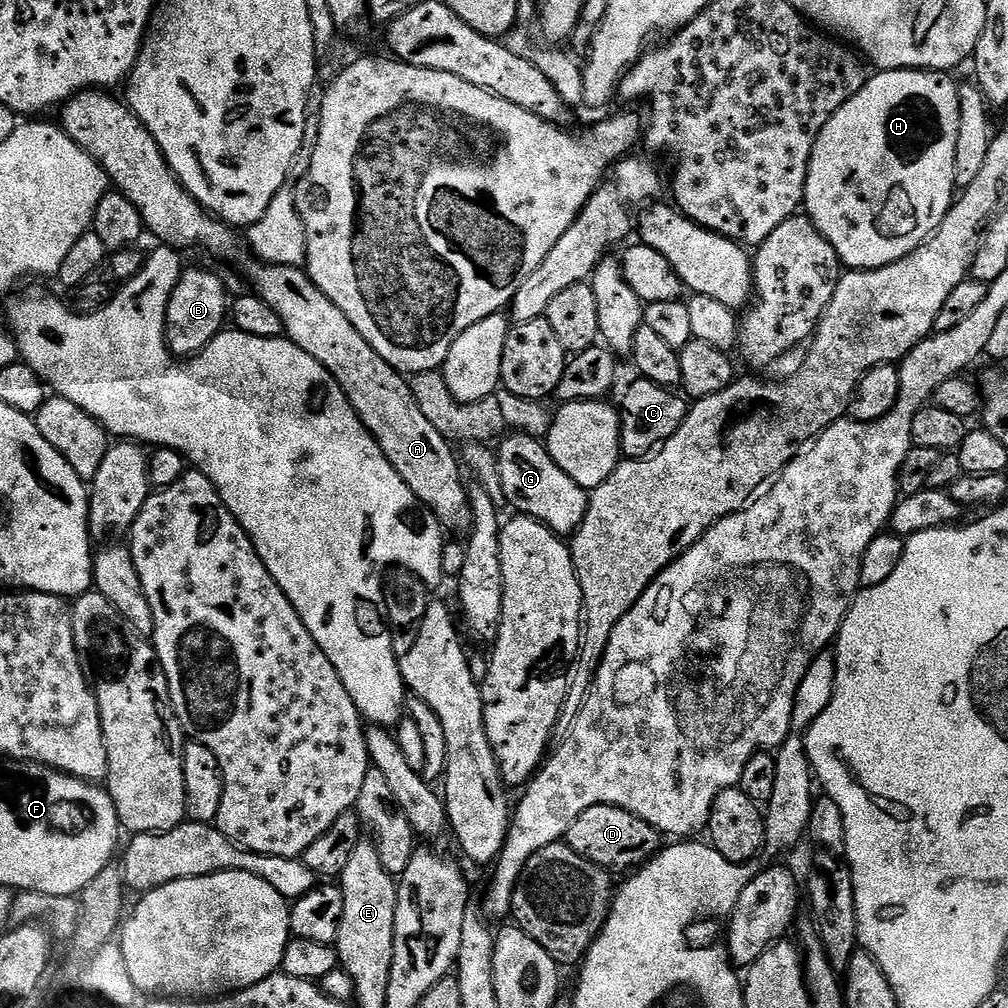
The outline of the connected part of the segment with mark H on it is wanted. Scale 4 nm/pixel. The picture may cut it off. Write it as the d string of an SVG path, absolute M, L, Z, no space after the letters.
M901 70L899 72L875 73L877 76L865 79L862 90L850 98L826 122L822 134L818 134L818 142L814 146L814 154L810 158L806 190L804 191L803 211L818 226L818 230L834 246L841 265L848 270L863 270L866 268L881 268L887 264L898 262L898 258L906 258L919 244L923 244L936 228L946 218L954 199L956 187L956 167L954 166L954 150L958 146L958 126L960 125L960 88L951 80L948 72L933 72L931 70Z

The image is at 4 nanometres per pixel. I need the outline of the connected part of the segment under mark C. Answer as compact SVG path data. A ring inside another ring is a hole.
M636 378L618 403L621 453L630 460L643 460L653 455L674 435L678 426L682 426L689 407L689 401L679 391L663 388L648 379Z

